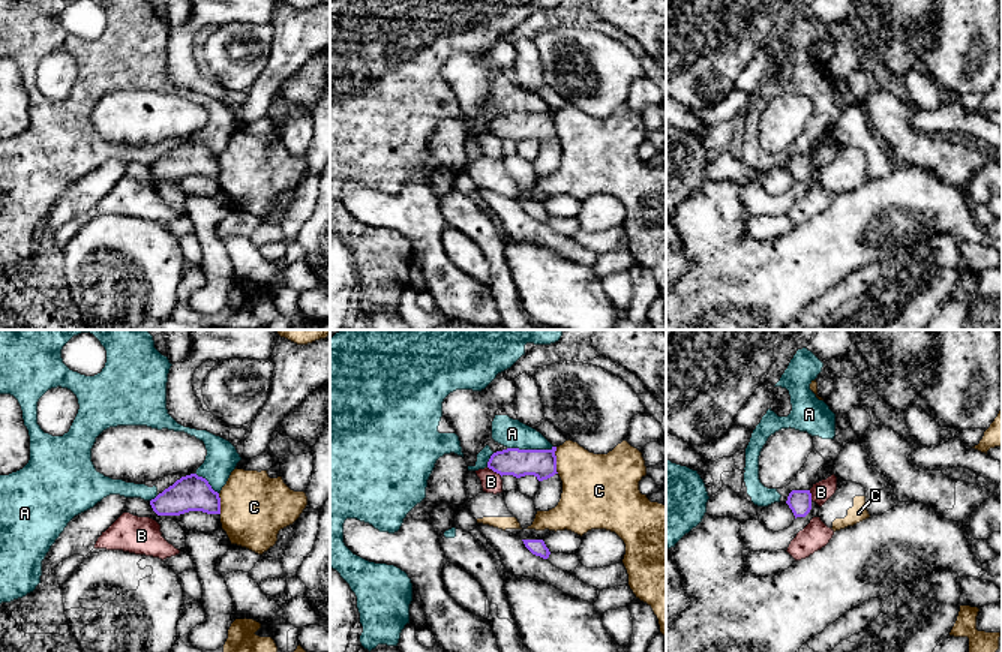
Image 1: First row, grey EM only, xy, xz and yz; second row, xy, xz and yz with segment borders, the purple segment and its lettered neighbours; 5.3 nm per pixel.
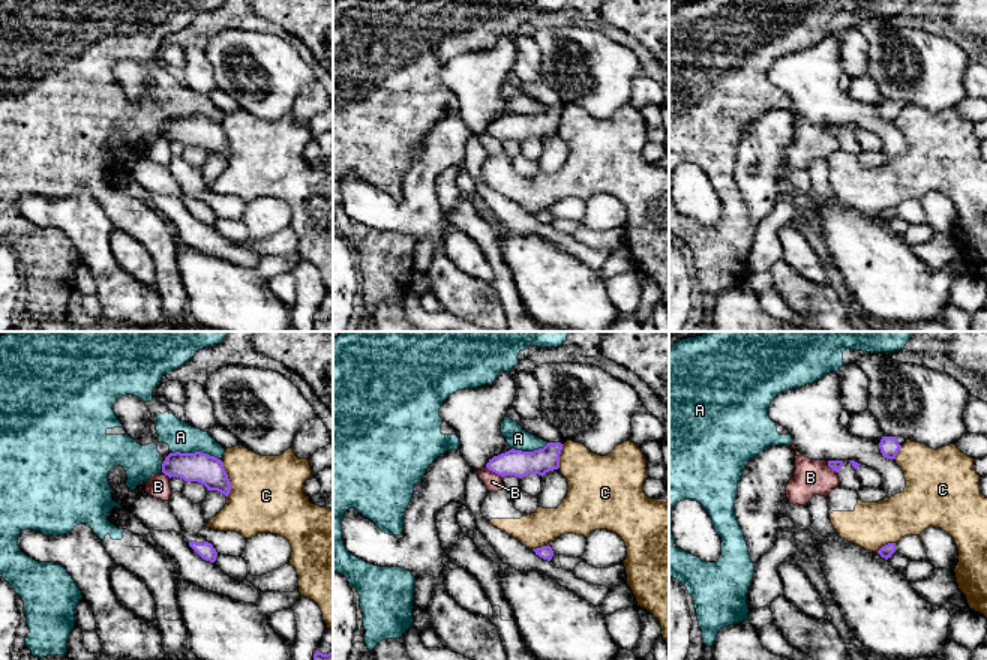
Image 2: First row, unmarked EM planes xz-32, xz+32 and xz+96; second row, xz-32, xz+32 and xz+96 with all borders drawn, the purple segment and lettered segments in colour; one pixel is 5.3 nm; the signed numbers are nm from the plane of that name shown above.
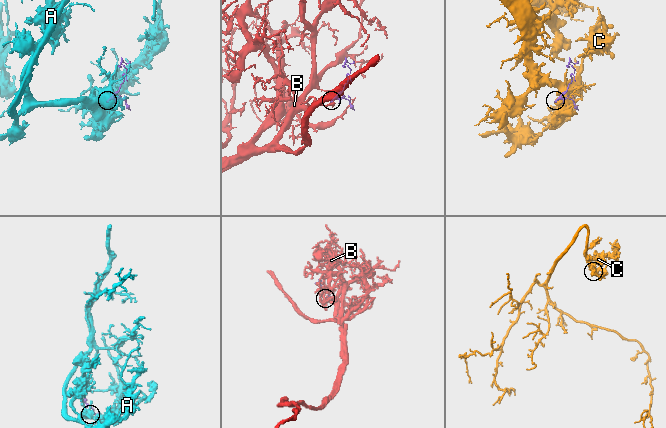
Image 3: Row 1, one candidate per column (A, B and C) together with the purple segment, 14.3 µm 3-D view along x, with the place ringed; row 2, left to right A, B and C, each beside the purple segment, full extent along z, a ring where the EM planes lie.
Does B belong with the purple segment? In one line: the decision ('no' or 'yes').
no

